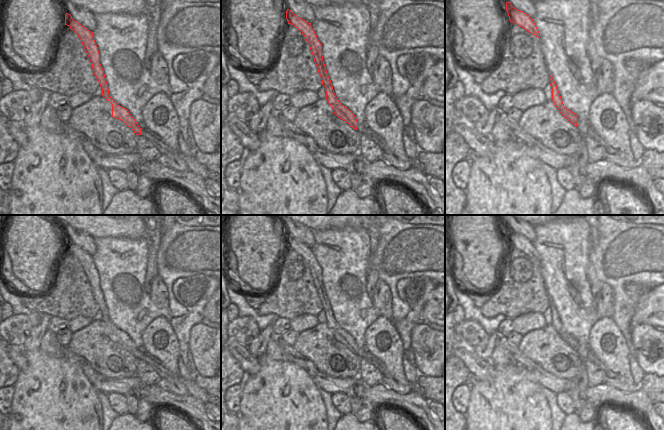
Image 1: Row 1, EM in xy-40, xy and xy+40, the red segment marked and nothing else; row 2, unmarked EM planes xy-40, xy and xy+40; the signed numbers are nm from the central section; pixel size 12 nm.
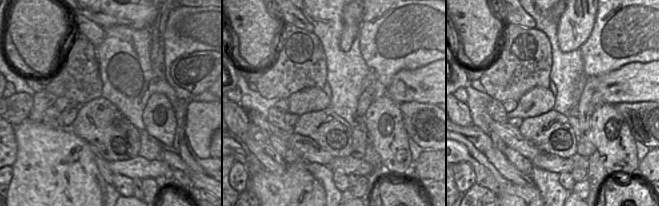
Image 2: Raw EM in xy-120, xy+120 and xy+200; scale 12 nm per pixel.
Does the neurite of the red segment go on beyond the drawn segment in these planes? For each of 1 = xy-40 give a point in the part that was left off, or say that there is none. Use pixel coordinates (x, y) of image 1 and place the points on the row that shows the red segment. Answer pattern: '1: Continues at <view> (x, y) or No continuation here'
1: Continues at xy-40 (192, 164)

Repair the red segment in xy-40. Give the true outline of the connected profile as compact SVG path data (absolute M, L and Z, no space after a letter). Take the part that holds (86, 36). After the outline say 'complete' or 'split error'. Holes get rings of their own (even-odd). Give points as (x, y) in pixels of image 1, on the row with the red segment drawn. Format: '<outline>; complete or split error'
M68 13L65 14L65 25L69 26L79 37L82 45L89 57L92 64L93 73L98 80L100 87L102 88L102 96L112 104L112 117L123 121L129 128L131 128L136 135L142 135L151 138L152 143L159 151L160 155L166 155L168 159L182 159L188 170L200 176L203 180L213 179L221 183L221 177L213 172L209 171L205 166L197 162L193 155L184 155L179 151L176 151L167 146L162 139L153 132L149 134L142 132L141 128L129 113L129 111L120 106L109 93L109 87L105 78L104 70L100 63L100 54L98 47L94 40L93 32L89 31L86 27L72 19L72 16Z; split error

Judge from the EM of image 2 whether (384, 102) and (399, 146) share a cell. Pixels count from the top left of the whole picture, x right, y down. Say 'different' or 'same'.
same

